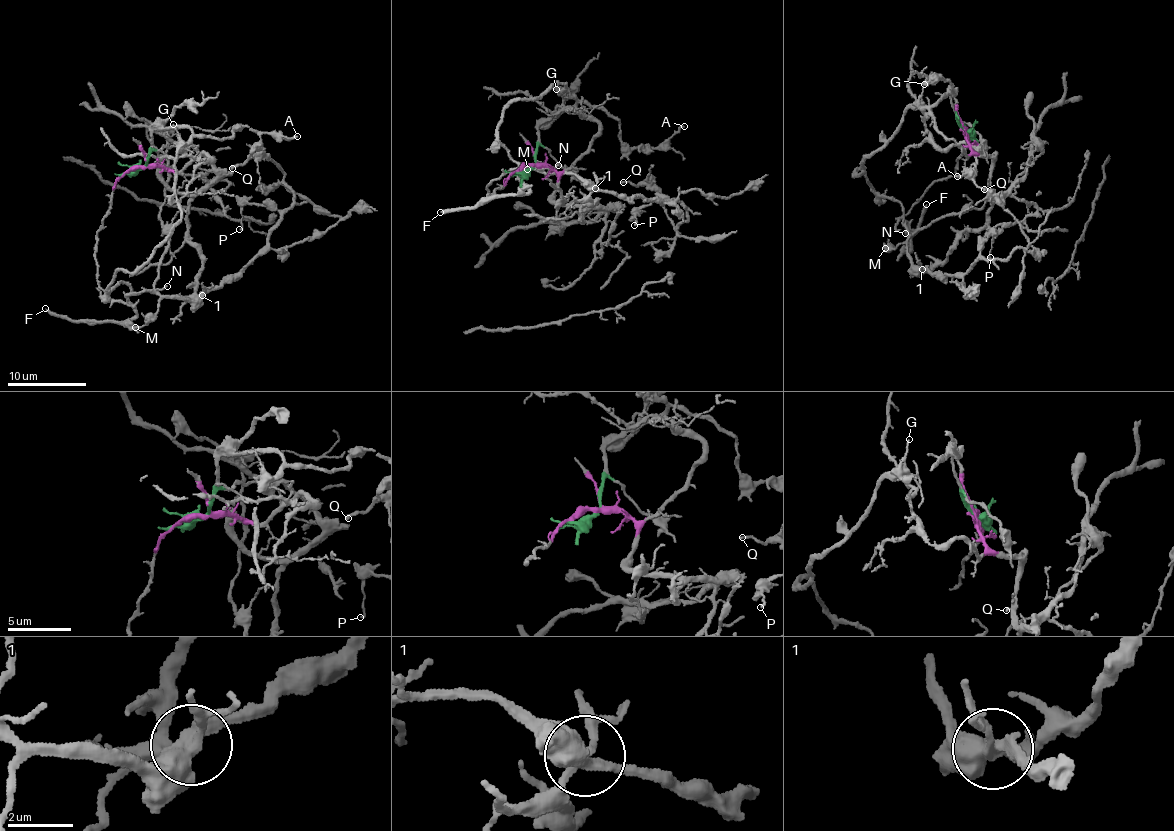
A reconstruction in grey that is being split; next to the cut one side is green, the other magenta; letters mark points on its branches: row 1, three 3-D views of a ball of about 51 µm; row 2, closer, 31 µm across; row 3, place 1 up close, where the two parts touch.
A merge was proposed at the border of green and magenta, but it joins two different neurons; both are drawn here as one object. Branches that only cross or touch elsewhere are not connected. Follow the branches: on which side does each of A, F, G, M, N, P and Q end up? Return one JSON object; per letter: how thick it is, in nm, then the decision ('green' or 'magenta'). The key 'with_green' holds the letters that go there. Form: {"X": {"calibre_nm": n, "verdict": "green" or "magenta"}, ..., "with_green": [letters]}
{"A": {"calibre_nm": 190, "verdict": "green"}, "F": {"calibre_nm": 280, "verdict": "green"}, "G": {"calibre_nm": 130, "verdict": "green"}, "M": {"calibre_nm": 200, "verdict": "green"}, "N": {"calibre_nm": 150, "verdict": "green"}, "P": {"calibre_nm": 150, "verdict": "green"}, "Q": {"calibre_nm": 240, "verdict": "green"}, "with_green": ["A", "F", "G", "M", "N", "P", "Q"]}

